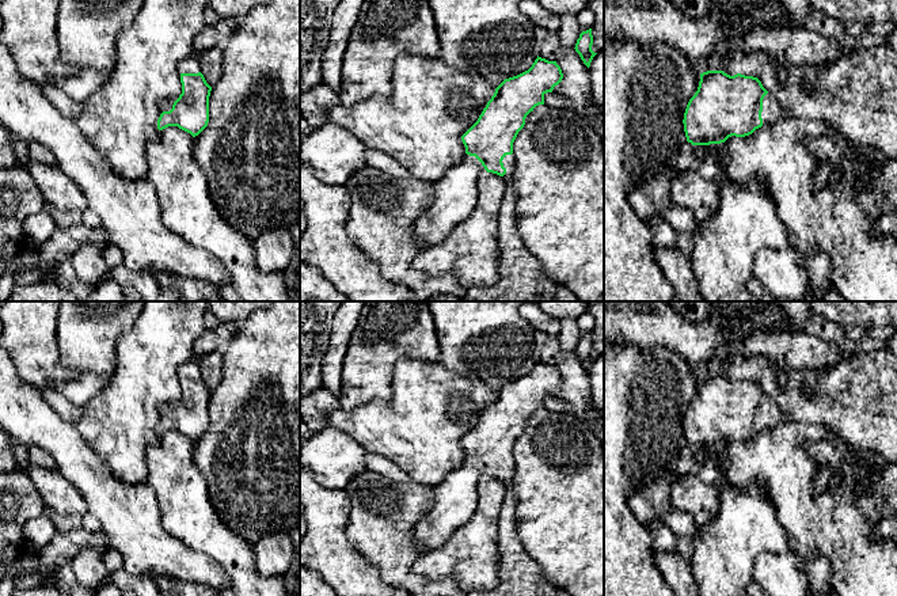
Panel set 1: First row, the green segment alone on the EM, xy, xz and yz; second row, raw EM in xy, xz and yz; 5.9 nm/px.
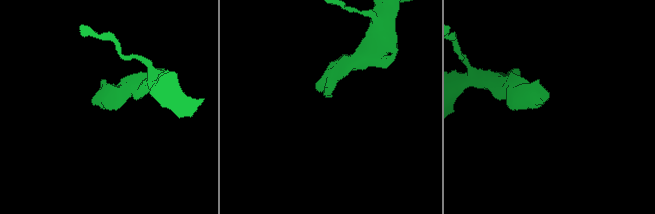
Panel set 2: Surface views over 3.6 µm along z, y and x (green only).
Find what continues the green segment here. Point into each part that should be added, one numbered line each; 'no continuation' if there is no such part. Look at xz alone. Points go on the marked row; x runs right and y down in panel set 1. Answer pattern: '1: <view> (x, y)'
1: xz (509, 162)

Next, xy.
1: xy (167, 105)

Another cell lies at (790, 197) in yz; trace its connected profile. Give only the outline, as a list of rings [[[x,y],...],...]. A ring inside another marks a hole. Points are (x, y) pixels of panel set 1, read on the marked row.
[[[784,113],[749,136],[731,136],[722,144],[729,149],[722,179],[744,185],[753,176],[761,176],[768,185],[768,194],[790,247],[802,257],[818,250],[826,253],[833,267],[832,285],[845,301],[897,301],[897,238],[874,236],[871,228],[878,217],[867,215],[858,204],[859,181],[881,163],[881,151],[848,141],[828,122],[798,118],[791,113]],[[820,136],[845,147],[847,153],[826,185],[814,193],[812,176],[816,159],[805,138]]]

